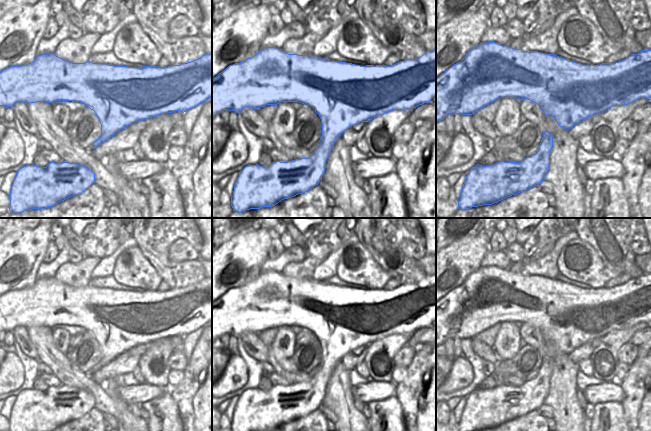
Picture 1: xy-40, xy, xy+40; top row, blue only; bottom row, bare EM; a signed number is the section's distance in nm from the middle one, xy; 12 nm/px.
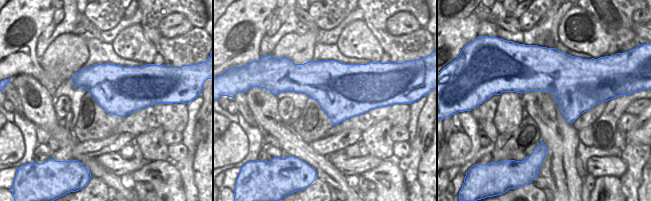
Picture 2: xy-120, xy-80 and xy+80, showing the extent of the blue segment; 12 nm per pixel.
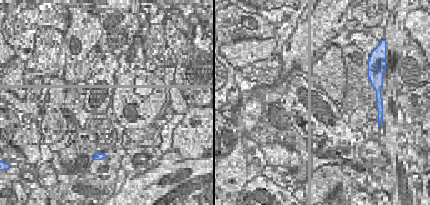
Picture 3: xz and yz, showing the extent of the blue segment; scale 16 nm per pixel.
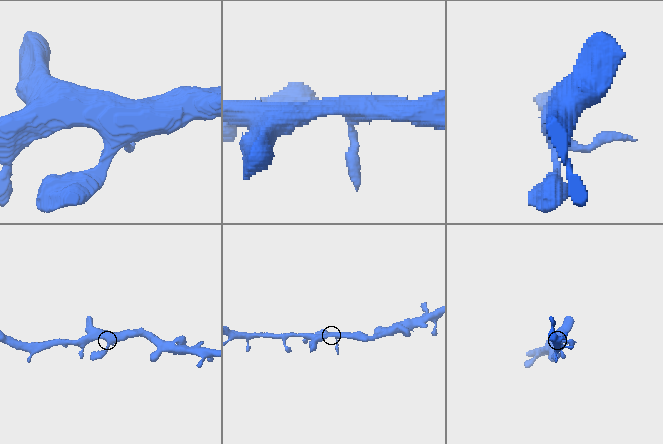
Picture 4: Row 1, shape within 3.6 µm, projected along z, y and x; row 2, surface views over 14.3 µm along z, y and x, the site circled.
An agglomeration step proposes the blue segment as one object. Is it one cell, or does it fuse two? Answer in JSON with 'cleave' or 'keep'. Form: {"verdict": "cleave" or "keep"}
{"verdict": "keep"}

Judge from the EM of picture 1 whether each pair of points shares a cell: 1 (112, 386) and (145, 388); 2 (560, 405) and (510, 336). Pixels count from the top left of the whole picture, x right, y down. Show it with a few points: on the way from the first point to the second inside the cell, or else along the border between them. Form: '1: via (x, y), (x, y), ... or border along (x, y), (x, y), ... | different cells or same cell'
1: border along (119, 385), (118, 395), (128, 405) | different cells
2: border along (519, 325), (521, 338) | different cells

